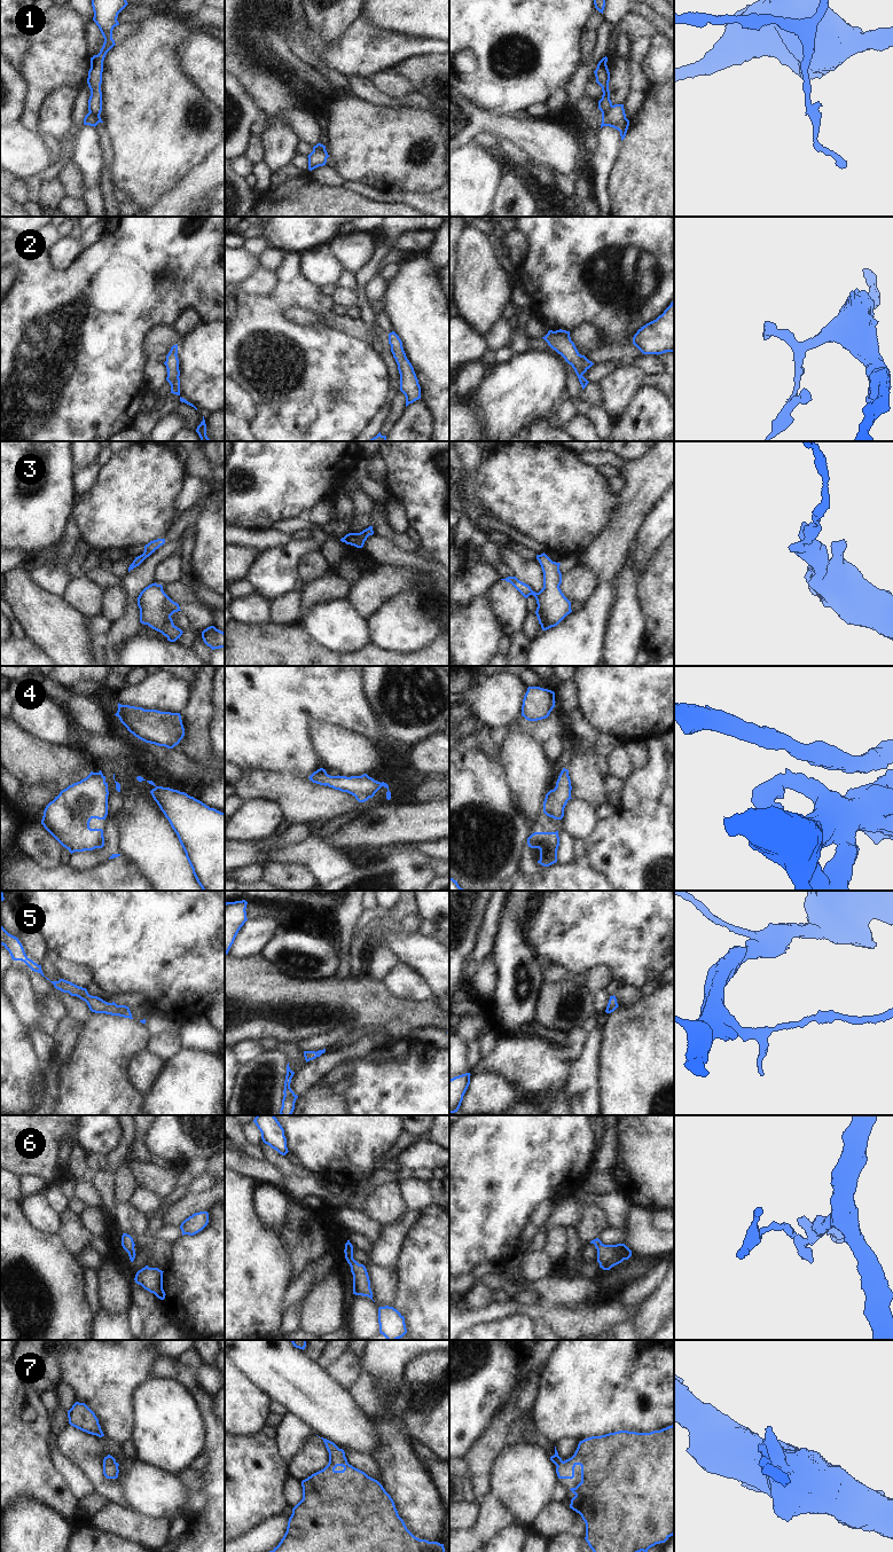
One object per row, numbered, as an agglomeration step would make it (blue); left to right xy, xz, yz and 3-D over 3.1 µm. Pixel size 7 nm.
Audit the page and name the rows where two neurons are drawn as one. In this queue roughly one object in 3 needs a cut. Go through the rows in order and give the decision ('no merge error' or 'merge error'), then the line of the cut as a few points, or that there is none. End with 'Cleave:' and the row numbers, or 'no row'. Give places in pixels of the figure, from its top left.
1: merge error; cut in yz along (612, 106), (606, 112), (602, 114)
2: no merge error; no cut
3: no merge error; no cut
4: no merge error; no cut
5: no merge error; no cut
6: no merge error; no cut
7: no merge error; no cut
Cleave: 1

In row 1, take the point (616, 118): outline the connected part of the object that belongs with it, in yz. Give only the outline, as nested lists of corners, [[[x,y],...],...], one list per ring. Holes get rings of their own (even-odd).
[[[614,104],[608,113],[602,113],[602,124],[603,126],[610,126],[620,132],[621,141],[625,139],[629,120],[626,118],[624,104]]]

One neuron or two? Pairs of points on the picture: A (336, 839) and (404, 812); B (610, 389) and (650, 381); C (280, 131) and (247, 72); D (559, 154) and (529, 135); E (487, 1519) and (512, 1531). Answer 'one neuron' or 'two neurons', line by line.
A: one neuron
B: one neuron
C: one neuron
D: one neuron
E: two neurons

